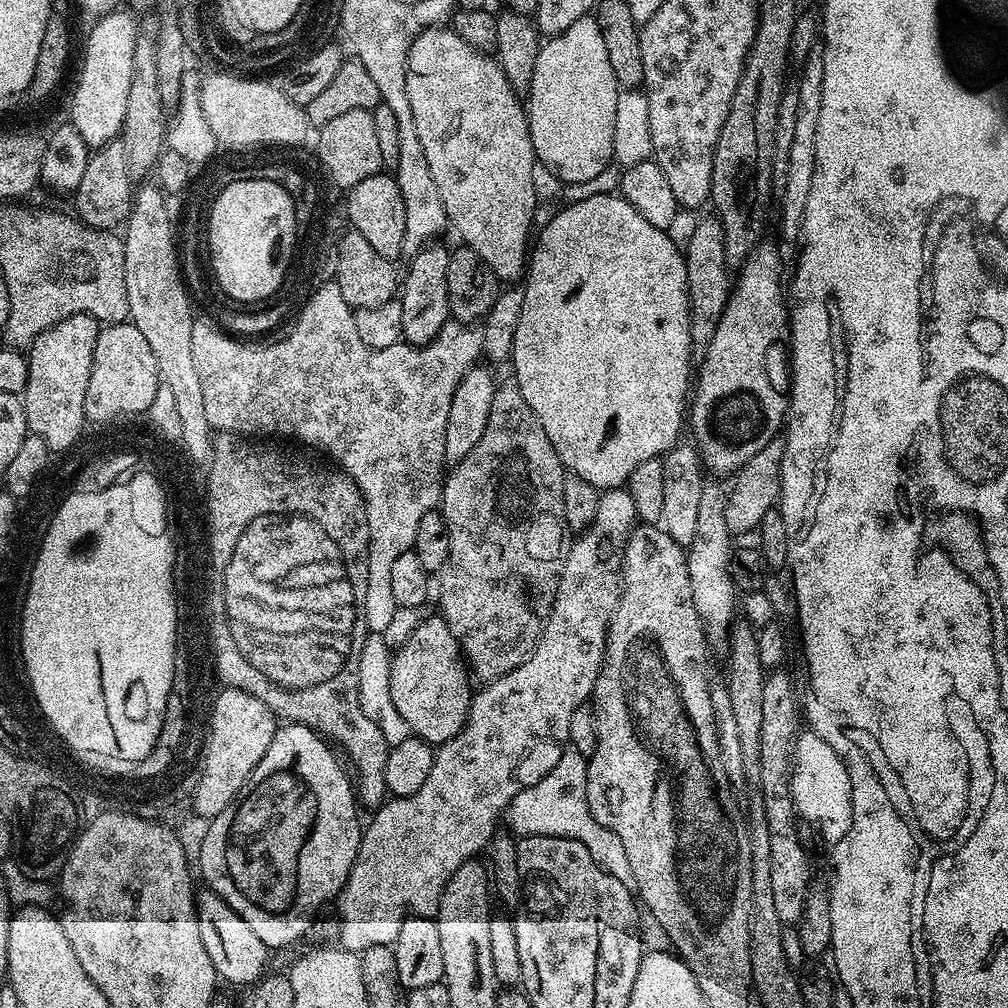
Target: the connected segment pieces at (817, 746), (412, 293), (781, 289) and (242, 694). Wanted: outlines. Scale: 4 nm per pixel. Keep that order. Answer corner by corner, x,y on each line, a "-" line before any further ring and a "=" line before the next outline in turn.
811,730
801,731
796,738
790,790
795,813
818,826
827,845
837,844
850,830
853,822
853,790
849,771
834,748
=
432,242
417,251
409,260
410,266
406,280
400,288
402,306
402,337
414,345
428,344
442,330
442,326
451,317
447,290
447,272
449,249
=
761,242
757,244
754,251
744,259
743,264
739,265
738,272
740,277
735,277
732,292
728,296
726,302
726,310
722,310
722,322
718,322
718,330
714,330
714,338
710,338
710,346
706,348
706,354
703,359
698,362
698,373
694,378
694,393
690,398
690,424
692,420
692,436
696,451
699,452
701,461
706,465
707,471
712,472
728,472
734,474
745,464
750,462
750,458
754,458
754,454
758,454
758,450
762,450
762,446
766,446
766,442
777,439
781,435
782,429
786,424
786,413
788,410
788,400
782,393
776,389
776,384
772,381
772,376
768,373
768,351
779,342
780,339
787,337
790,332
790,304
786,299
786,276
784,280
784,264
780,261
780,252
774,245
769,242
=
246,690
225,692
224,696
221,696
220,704
217,704
213,741
208,746
208,756
204,756
204,780
200,792
197,792
196,803
192,806
193,813
196,816
205,816
205,821
212,821
215,816
222,814
222,810
226,810
226,806
230,806
230,802
234,802
250,774
254,774
258,762
262,762
262,754
266,754
266,749
276,733
278,723
271,718
263,704
252,700
253,697
254,694
246,694

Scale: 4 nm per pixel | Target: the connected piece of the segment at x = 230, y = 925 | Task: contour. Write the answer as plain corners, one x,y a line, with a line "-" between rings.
211,890
197,891
196,913
198,914
198,930
202,933
202,943
206,946
206,954
210,954
210,962
214,962
214,970
221,981
229,980
232,984
251,986
265,975
264,967
268,964
270,950
250,930
247,922
242,922
226,901

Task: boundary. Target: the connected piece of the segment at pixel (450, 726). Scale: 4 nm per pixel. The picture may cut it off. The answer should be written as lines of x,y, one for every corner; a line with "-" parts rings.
425,615
424,621
405,635
404,645
395,649
390,670
390,695
398,713
405,719
409,733
420,737
427,744
439,746
462,730
472,705
474,687
468,681
470,672
460,651
460,643
454,638
454,634
450,634
450,626
444,621
443,615
435,615

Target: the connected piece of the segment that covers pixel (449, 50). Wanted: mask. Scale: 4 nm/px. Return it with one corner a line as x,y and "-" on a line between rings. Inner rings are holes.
448,26
427,28
414,38
408,51
406,66
406,94
410,94
410,110
414,114
414,126
418,130
418,138
422,142
422,150
426,150
426,162
430,165
430,178
434,178
434,186
438,186
438,194
442,197
442,206
446,206
449,225
461,236
460,240
478,254
482,261
493,271
500,282
516,282
525,275
530,255
530,237
533,235
532,226
536,219
538,204
536,204
536,176
532,171
538,168
534,154
534,146
530,142
528,129
528,113
521,97
510,86
506,74
502,74
502,66
495,55
479,52
470,42
466,42

